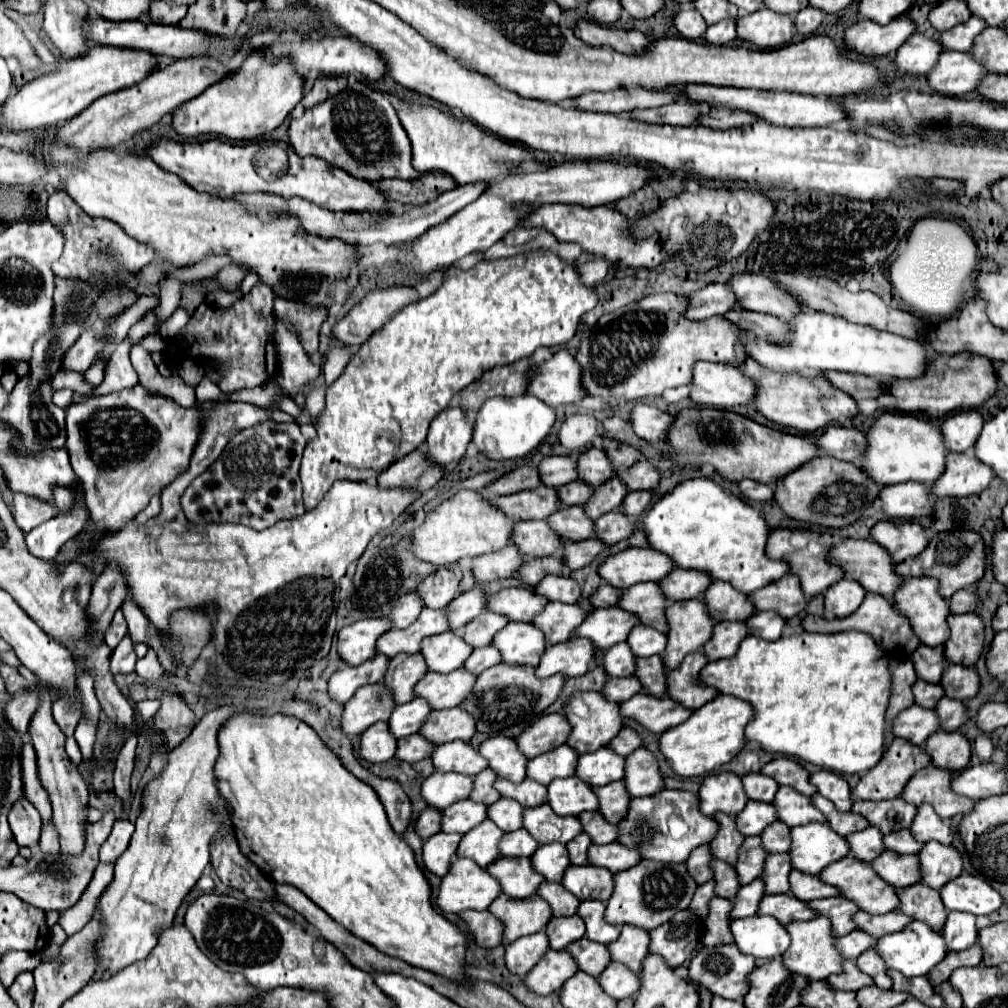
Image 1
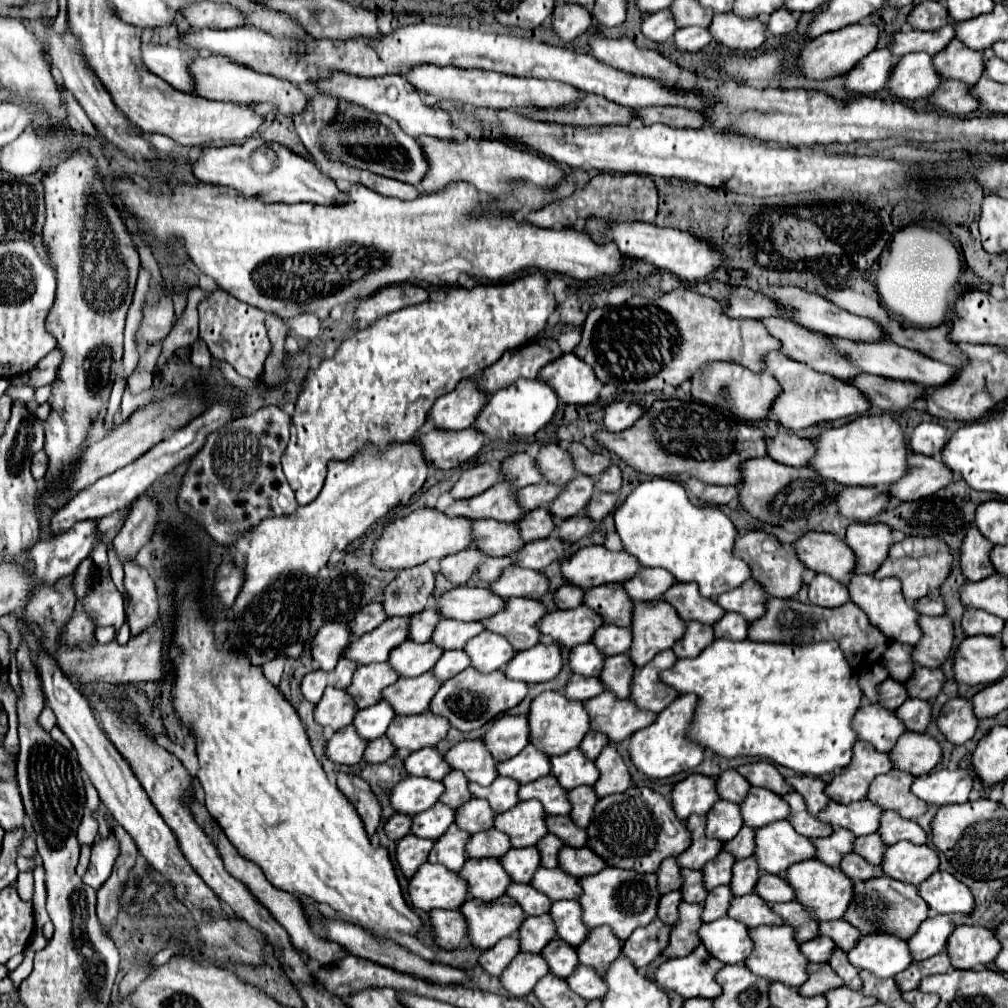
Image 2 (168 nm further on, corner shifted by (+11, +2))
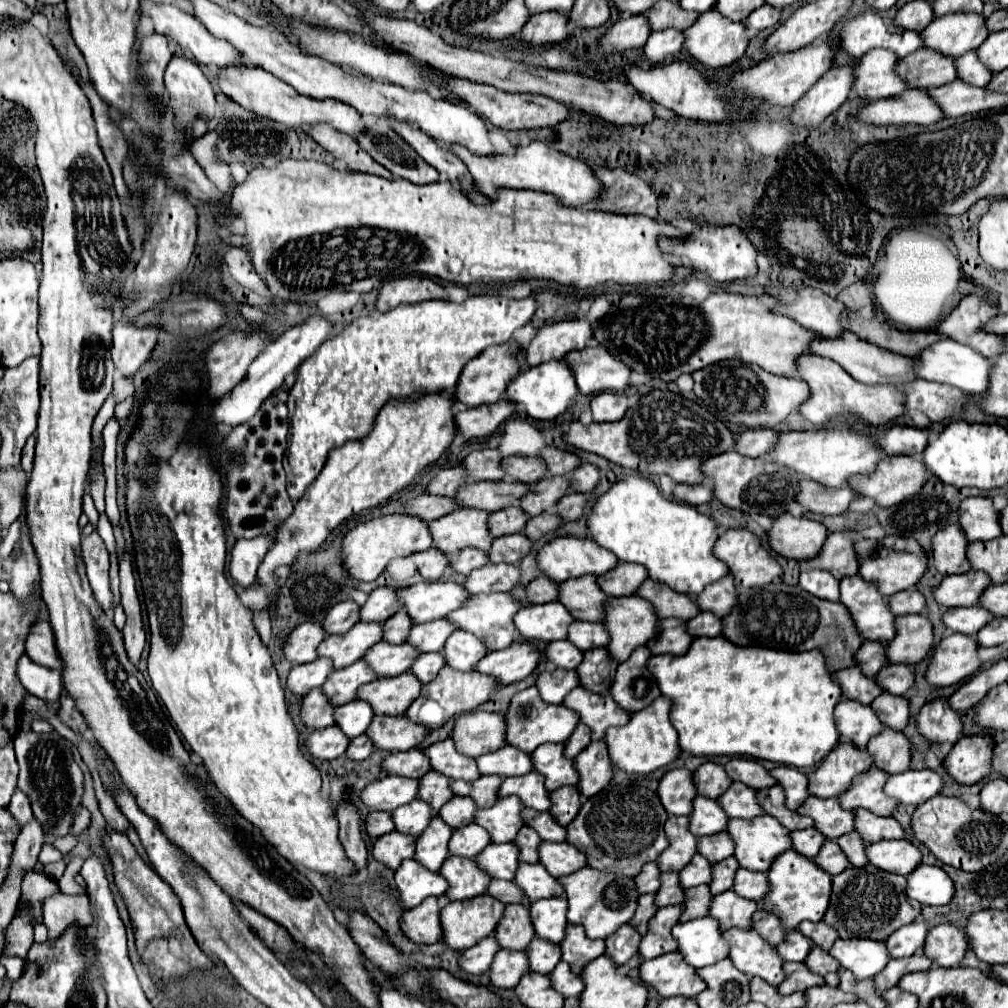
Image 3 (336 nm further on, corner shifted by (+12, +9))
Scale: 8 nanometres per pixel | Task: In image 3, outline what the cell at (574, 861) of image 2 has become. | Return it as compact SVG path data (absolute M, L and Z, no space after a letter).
M541 843L539 845L539 863L557 879L585 867L583 853L567 843Z

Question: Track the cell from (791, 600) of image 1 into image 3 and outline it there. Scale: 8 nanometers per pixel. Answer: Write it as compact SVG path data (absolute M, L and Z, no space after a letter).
M721 577L719 581L707 585L707 589L703 589L695 599L695 605L701 611L711 611L717 617L723 617L723 613L727 613L727 609L731 609L731 605L735 605L735 585L733 585L733 577Z

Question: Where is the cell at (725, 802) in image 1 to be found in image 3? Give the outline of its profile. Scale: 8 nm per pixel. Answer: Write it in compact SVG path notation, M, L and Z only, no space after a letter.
M671 769L667 771L657 787L657 795L669 815L689 815L691 801L697 795L691 783L691 771Z

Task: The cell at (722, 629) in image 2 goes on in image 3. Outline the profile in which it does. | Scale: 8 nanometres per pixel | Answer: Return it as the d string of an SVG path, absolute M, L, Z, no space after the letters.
M699 613L693 619L687 621L687 633L691 637L717 637L719 635L719 617L715 617L713 613Z

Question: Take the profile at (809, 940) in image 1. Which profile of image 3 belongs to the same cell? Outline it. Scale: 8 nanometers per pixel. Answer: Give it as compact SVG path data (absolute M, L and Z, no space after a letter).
M729 929L723 933L729 945L729 959L747 977L761 977L769 985L783 981L783 961L779 961L775 947L767 945L753 929Z

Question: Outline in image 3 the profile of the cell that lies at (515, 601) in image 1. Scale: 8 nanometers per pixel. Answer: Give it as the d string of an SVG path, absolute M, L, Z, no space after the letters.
M421 581L397 591L397 599L413 623L427 623L445 617L463 605L469 593L459 583Z

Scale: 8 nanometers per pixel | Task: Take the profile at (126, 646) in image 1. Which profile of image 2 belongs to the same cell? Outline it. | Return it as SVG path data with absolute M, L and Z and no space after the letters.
M96 570L96 584L92 586L92 592L84 604L96 612L96 622L100 626L114 626L118 634L120 626L124 624L124 600L104 572Z

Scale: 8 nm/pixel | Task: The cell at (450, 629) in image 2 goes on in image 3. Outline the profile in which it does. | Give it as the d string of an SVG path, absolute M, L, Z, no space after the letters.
M429 621L429 623L419 623L413 625L407 637L407 643L413 645L415 649L419 649L421 653L429 653L429 651L441 651L447 637L455 631L455 627L445 621Z

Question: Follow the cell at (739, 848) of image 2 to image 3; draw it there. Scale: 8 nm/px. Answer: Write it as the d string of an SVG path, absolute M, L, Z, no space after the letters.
M727 831L715 833L711 837L699 837L699 841L697 841L697 853L703 855L709 863L717 863L717 861L731 857L733 849L735 849L735 845L733 845L731 837L727 837Z

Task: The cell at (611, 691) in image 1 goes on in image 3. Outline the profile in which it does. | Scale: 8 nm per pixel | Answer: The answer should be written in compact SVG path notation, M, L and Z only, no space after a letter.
M545 669L539 673L535 687L539 689L539 695L547 703L561 703L563 697L579 685L579 679L575 677L575 671L565 669Z

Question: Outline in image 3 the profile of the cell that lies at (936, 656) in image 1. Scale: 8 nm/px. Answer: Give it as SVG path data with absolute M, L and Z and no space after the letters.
M863 641L863 645L855 653L855 661L865 677L875 677L879 669L887 665L885 645L879 641Z

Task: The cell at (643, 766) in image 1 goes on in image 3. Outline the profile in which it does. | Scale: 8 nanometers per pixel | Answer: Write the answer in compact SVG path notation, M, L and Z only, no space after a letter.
M603 741L589 743L573 759L573 765L579 773L577 789L583 797L593 797L611 781L613 769L611 761L607 761L607 745L603 745Z

